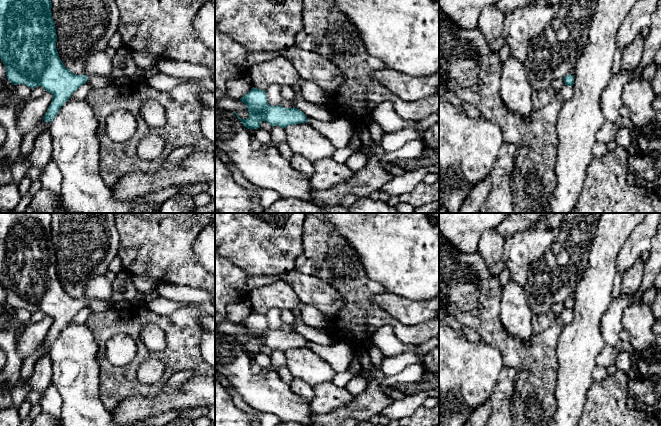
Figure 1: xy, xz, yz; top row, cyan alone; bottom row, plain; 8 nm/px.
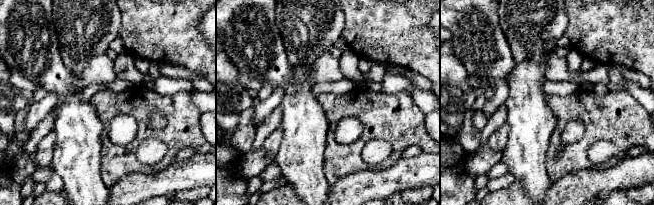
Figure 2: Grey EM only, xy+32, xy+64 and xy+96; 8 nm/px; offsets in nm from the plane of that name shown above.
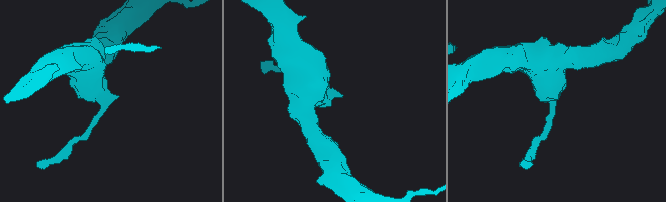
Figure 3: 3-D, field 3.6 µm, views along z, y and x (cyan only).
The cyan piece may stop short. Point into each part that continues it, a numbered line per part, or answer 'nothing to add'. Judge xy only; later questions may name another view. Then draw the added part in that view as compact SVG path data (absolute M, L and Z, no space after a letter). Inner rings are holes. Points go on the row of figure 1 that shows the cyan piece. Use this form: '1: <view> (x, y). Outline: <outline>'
1: xy (99, 63). Outline: M105 51L94 53L87 61L84 75L109 76L112 72L113 59Z

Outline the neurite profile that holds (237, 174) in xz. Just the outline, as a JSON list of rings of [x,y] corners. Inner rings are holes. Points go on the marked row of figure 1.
[[[233,162],[229,164],[229,170],[231,171],[233,178],[237,184],[257,193],[258,195],[262,192],[261,188],[252,184],[243,176],[242,172],[238,169],[238,167]]]

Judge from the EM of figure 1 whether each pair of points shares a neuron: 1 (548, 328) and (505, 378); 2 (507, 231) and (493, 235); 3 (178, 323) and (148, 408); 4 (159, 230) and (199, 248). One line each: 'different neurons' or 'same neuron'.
1: different neurons
2: different neurons
3: different neurons
4: different neurons

